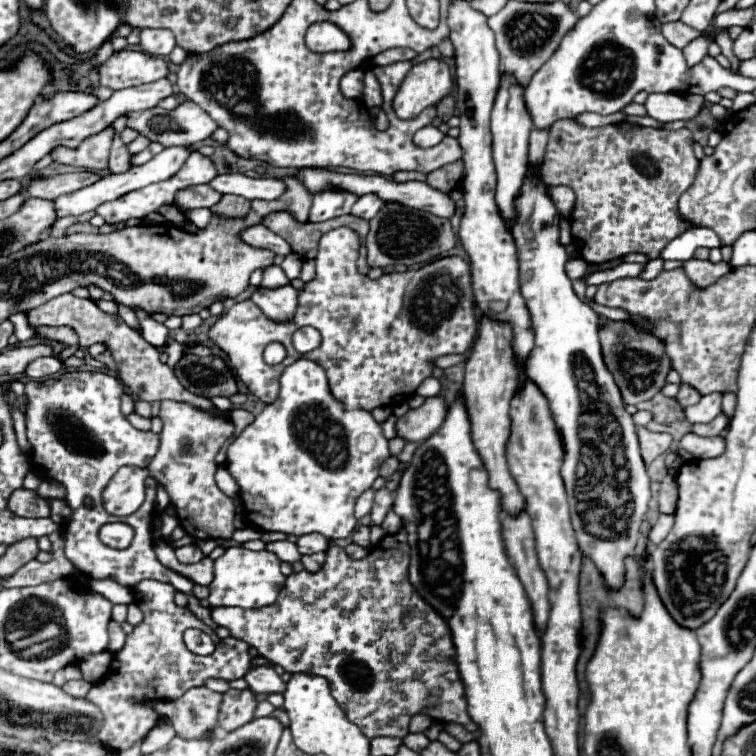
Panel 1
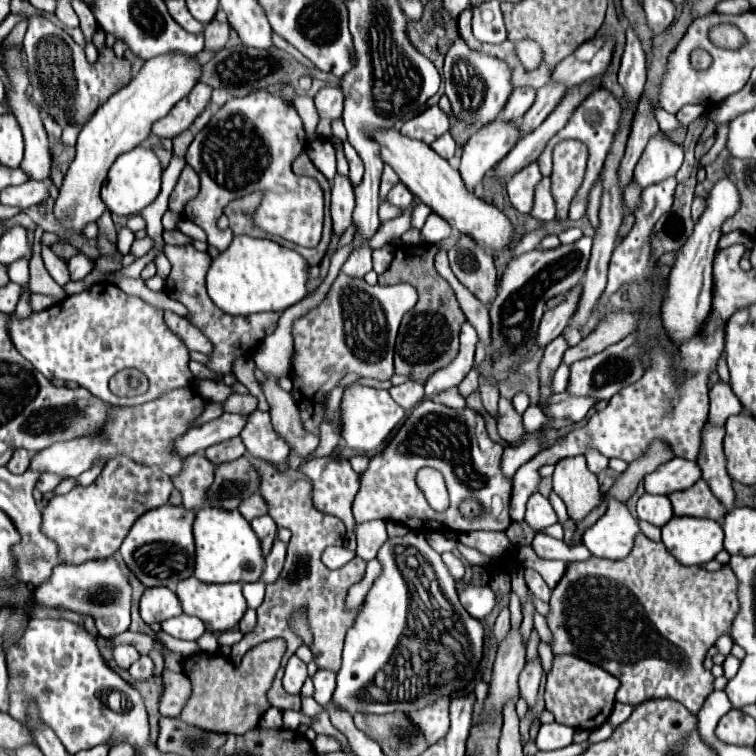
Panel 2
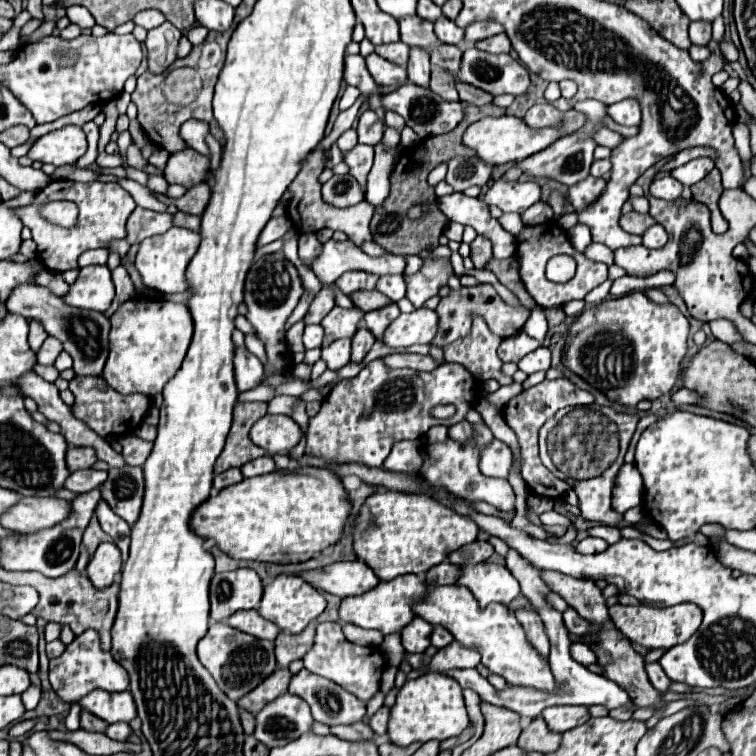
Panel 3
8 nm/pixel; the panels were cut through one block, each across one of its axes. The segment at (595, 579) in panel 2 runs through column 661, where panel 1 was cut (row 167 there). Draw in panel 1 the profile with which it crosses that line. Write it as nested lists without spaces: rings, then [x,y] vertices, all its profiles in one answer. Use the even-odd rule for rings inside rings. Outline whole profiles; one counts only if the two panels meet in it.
[[[560,120],[550,128],[548,146],[542,164],[542,180],[548,186],[570,186],[576,194],[570,212],[570,232],[574,246],[588,264],[602,264],[638,252],[648,260],[656,260],[666,244],[682,232],[696,228],[682,220],[678,212],[680,196],[692,186],[698,174],[698,158],[694,156],[694,136],[688,128],[680,130],[654,130],[632,126],[626,122],[602,128],[578,126],[576,120]]]

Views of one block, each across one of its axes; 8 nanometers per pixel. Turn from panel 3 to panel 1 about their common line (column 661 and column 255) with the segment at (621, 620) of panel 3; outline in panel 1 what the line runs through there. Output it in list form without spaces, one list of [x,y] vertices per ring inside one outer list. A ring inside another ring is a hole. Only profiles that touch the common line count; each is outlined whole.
[[[404,526],[398,528],[398,532],[384,536],[380,540],[380,544],[362,560],[352,560],[344,548],[332,546],[326,550],[326,564],[318,570],[318,572],[292,572],[286,578],[286,584],[278,596],[278,600],[266,608],[252,608],[252,610],[244,610],[244,608],[210,608],[212,612],[212,620],[218,626],[224,626],[230,630],[232,638],[242,640],[246,644],[250,644],[252,648],[256,648],[262,656],[266,656],[266,660],[270,660],[274,666],[282,666],[286,672],[294,674],[294,672],[306,672],[306,674],[316,674],[316,676],[324,676],[330,682],[332,688],[332,696],[336,698],[336,702],[342,706],[342,710],[346,712],[346,716],[350,718],[350,722],[358,724],[360,732],[368,738],[376,738],[376,736],[398,736],[404,738],[408,734],[408,724],[410,718],[414,714],[426,714],[434,720],[446,720],[446,722],[458,722],[462,724],[468,732],[476,732],[478,724],[472,722],[472,718],[468,716],[468,702],[466,702],[466,694],[464,694],[464,684],[458,676],[458,668],[456,668],[456,650],[454,650],[454,642],[452,642],[452,632],[450,626],[446,624],[446,620],[426,602],[422,602],[422,596],[418,596],[418,592],[414,592],[414,586],[408,580],[408,566],[410,566],[410,546],[406,542],[408,532],[404,530]]]

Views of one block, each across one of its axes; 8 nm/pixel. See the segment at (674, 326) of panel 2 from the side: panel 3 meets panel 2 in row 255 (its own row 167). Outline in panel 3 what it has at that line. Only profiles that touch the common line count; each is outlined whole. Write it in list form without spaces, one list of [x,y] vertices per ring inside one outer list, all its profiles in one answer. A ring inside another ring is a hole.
[[[696,158],[696,160],[690,160],[684,166],[672,170],[672,176],[676,180],[680,180],[682,184],[692,186],[692,184],[700,182],[702,178],[706,178],[706,174],[710,170],[714,170],[714,160],[710,160],[710,158]]]

